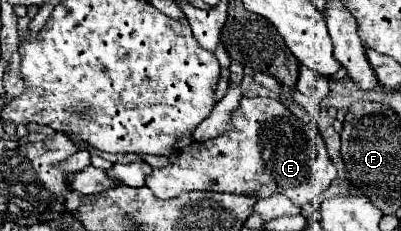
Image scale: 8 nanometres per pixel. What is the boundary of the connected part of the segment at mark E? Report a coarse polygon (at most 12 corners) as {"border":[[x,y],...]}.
{"border":[[243,98],[229,132],[145,184],[281,192],[303,206],[337,170],[325,140],[275,98]]}

